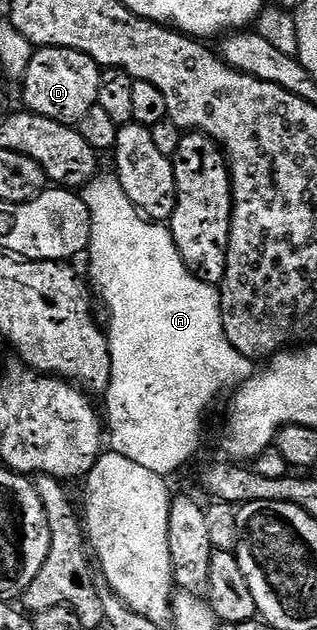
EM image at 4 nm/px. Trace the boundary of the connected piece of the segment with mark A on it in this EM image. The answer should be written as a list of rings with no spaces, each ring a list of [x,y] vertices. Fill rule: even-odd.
[[[97,173],[89,183],[83,185],[79,196],[89,212],[89,246],[86,251],[88,258],[88,282],[102,295],[106,308],[110,311],[110,328],[108,327],[108,339],[110,341],[110,382],[106,385],[104,399],[106,399],[106,412],[104,408],[104,420],[108,425],[108,444],[113,451],[120,453],[124,458],[136,462],[136,466],[144,466],[144,470],[152,470],[157,476],[169,477],[170,472],[182,468],[194,456],[198,443],[202,440],[202,419],[206,411],[214,404],[214,399],[221,392],[229,393],[231,390],[250,379],[256,371],[255,361],[249,356],[240,354],[228,342],[228,334],[224,330],[222,321],[222,298],[219,289],[212,284],[206,284],[200,278],[196,278],[184,266],[184,262],[178,253],[178,247],[169,227],[162,222],[147,219],[138,208],[135,207],[124,188],[120,185],[117,173]]]

